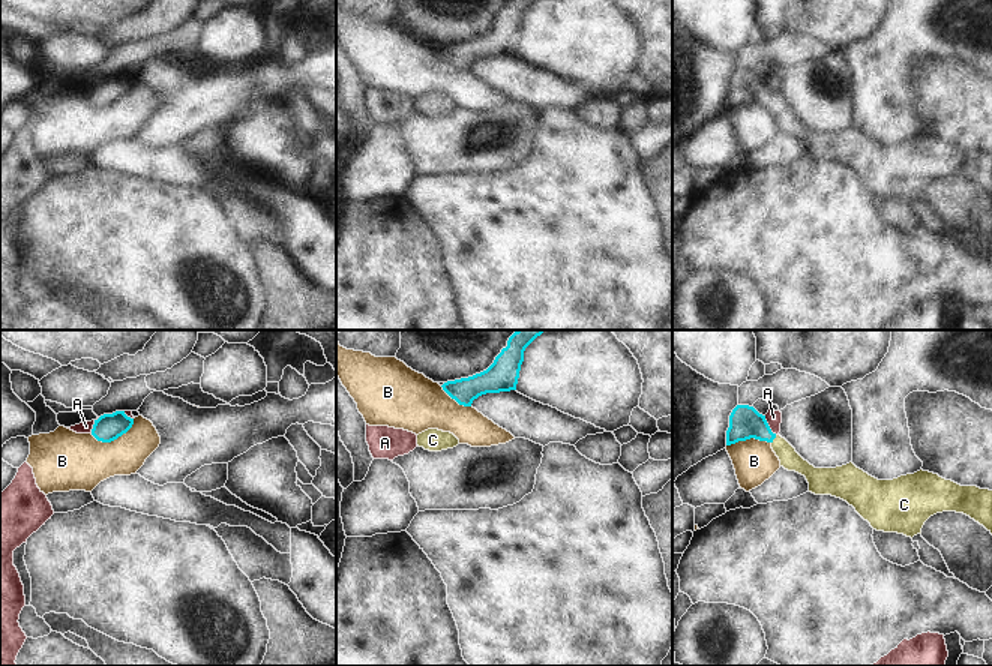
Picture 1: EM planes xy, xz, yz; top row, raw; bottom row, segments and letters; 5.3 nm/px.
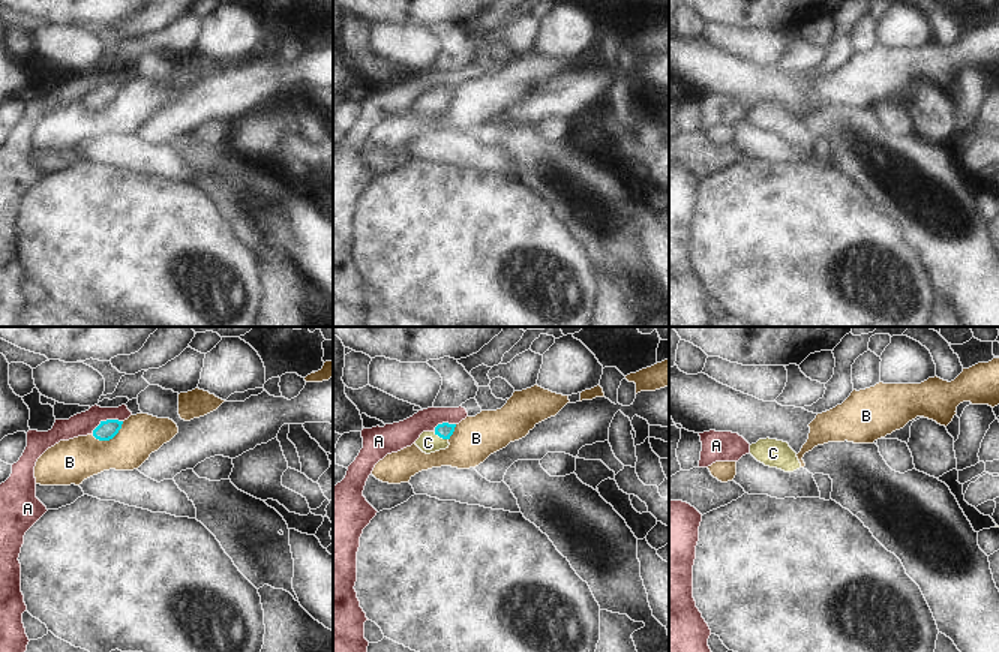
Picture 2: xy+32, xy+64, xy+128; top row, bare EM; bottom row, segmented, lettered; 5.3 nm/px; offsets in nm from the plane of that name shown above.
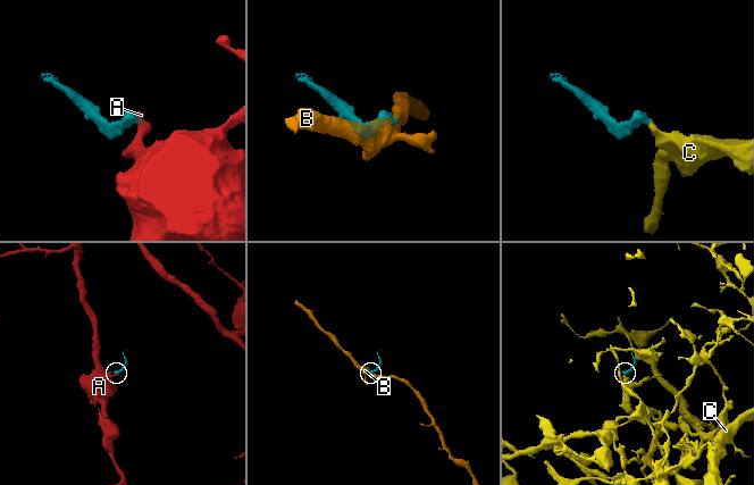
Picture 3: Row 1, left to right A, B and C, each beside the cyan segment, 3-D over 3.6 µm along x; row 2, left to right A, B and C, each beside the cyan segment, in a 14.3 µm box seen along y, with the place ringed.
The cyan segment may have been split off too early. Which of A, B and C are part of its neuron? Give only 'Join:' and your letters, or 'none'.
Join: C

